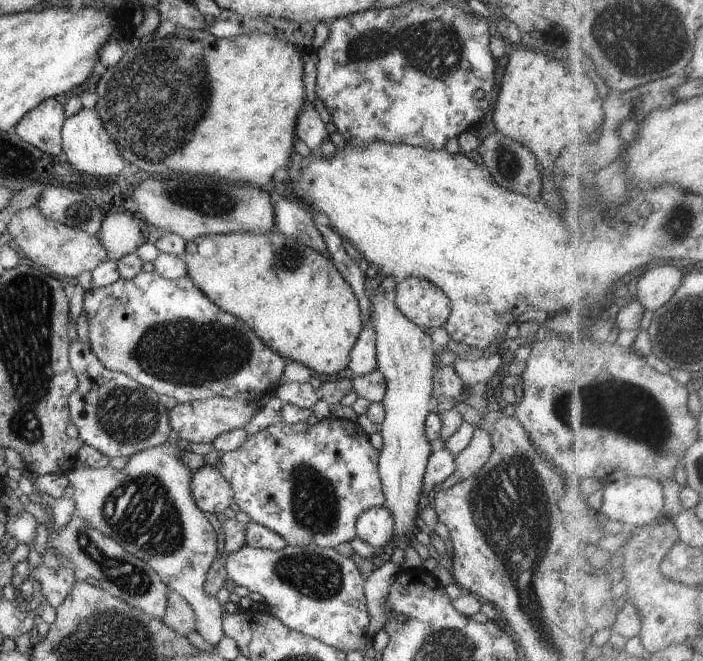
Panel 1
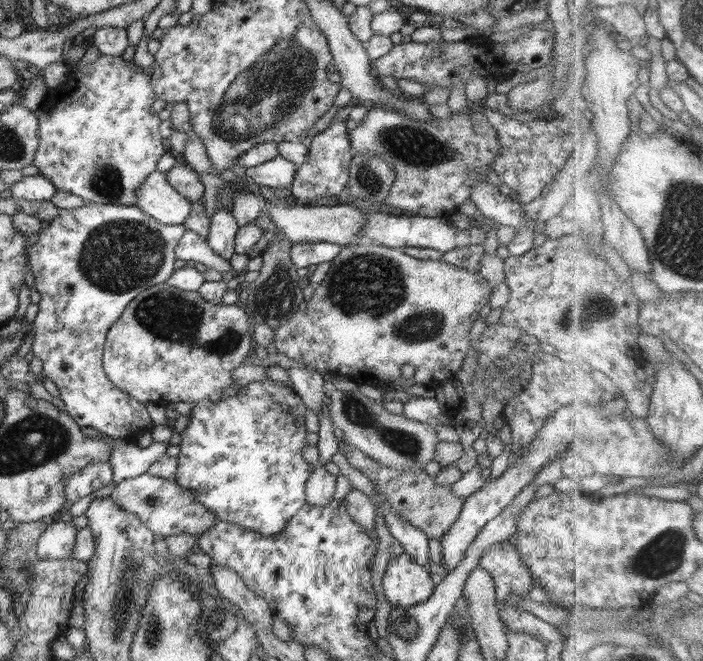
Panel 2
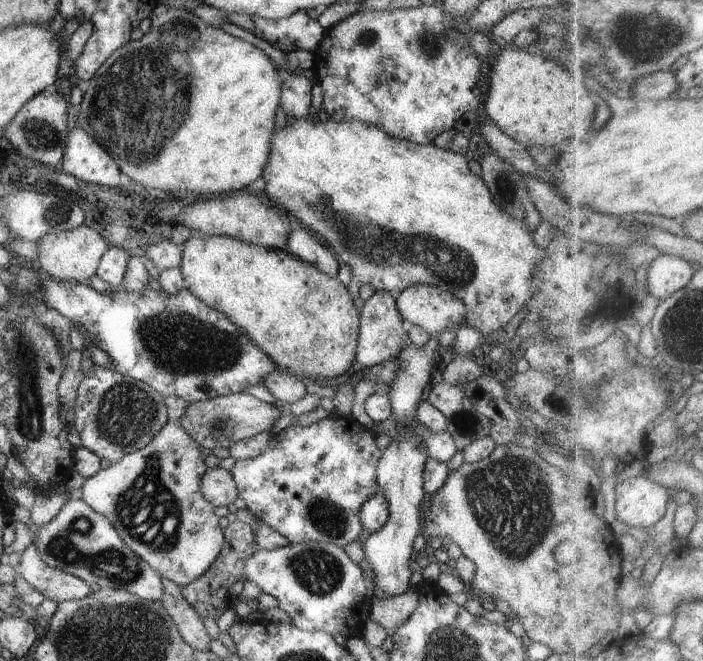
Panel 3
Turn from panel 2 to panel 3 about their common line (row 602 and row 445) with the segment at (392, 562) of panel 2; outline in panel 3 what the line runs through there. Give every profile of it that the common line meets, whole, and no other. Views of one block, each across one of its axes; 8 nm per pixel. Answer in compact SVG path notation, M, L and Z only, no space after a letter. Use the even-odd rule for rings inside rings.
M432 335L430 340L422 346L416 346L416 344L406 344L394 358L398 358L400 362L400 368L398 368L398 374L396 374L396 380L392 384L392 389L388 393L388 398L390 398L390 406L392 408L392 414L388 416L387 420L378 423L378 428L380 432L376 432L376 436L380 434L387 435L391 437L391 443L383 451L382 456L380 456L380 461L376 466L376 482L378 486L378 491L384 494L386 502L389 506L389 518L384 524L381 530L375 533L369 533L364 536L361 540L361 544L365 553L365 558L372 565L372 570L374 570L374 592L376 594L384 594L384 596L399 596L405 594L409 591L410 585L410 560L414 560L416 556L413 550L413 541L420 534L420 502L424 498L424 468L428 460L426 452L424 452L424 438L420 438L416 432L414 432L414 424L418 424L416 419L416 410L420 408L420 404L425 399L424 394L428 390L428 381L430 378L430 371L432 364L432 357L435 350L438 350L438 338L436 335Z

